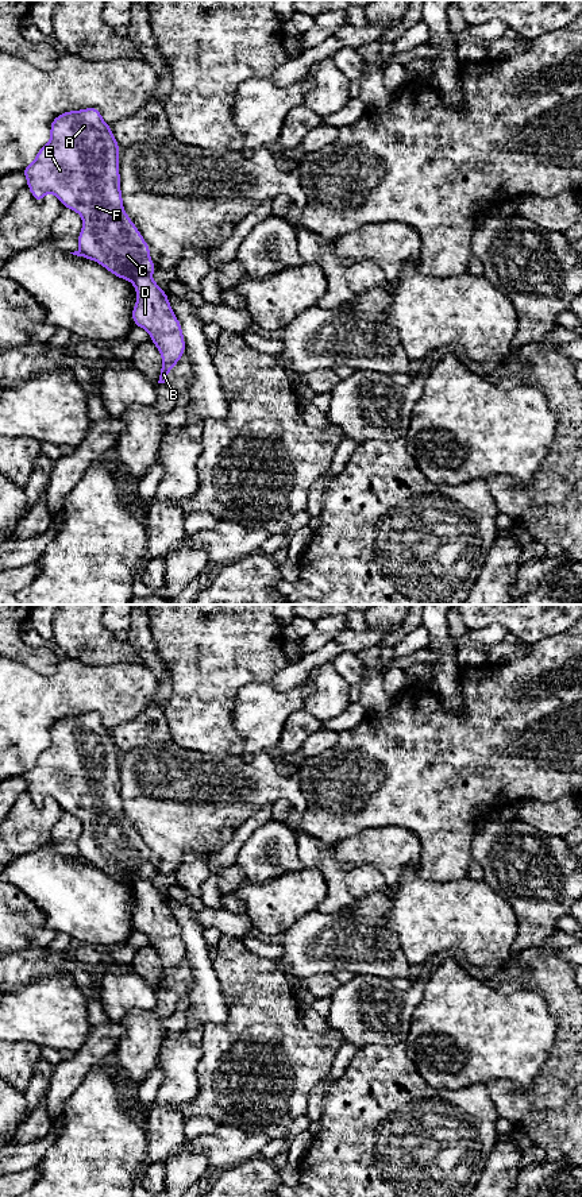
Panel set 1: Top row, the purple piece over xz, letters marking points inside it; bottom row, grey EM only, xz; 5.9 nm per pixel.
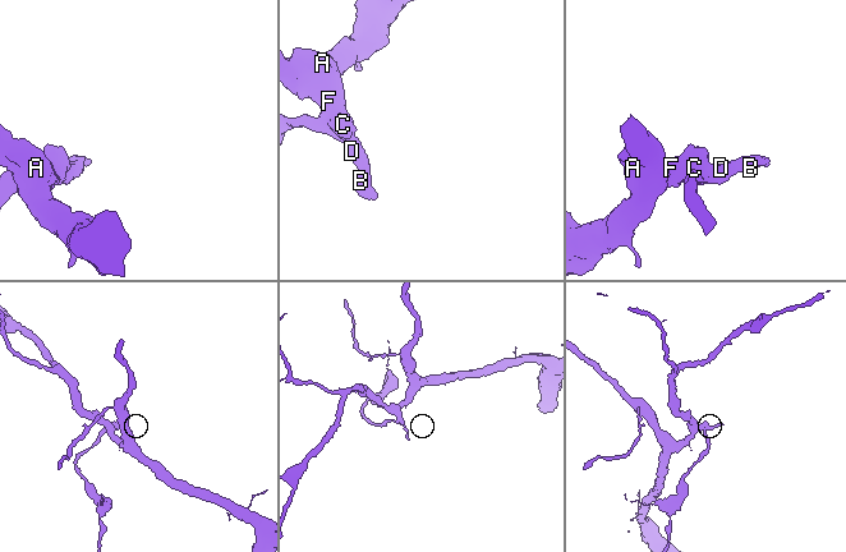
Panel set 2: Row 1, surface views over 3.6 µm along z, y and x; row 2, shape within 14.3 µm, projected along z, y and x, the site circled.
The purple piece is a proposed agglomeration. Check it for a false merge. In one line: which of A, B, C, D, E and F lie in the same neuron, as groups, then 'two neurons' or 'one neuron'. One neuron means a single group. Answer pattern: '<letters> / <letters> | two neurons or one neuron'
A C E F / B D | two neurons

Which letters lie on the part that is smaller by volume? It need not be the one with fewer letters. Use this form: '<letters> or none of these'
B, D

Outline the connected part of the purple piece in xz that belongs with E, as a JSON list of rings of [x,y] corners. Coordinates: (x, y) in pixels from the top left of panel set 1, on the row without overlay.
[[[99,713],[68,715],[53,723],[50,729],[51,742],[47,749],[38,754],[34,767],[20,777],[27,783],[27,792],[34,804],[42,807],[46,798],[53,798],[63,812],[77,816],[82,823],[82,834],[77,841],[80,856],[105,872],[115,881],[132,887],[134,880],[151,880],[158,872],[150,864],[150,850],[124,816],[120,795],[119,757],[111,730],[101,722]]]

